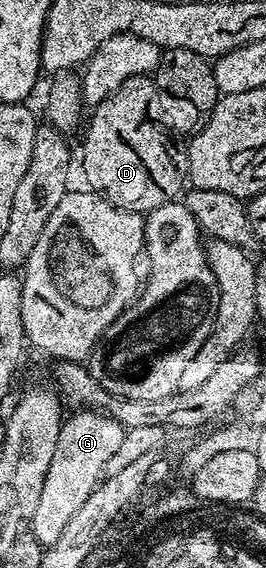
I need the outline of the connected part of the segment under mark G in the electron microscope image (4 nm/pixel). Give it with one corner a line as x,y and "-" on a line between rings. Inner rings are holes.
95,409
77,410
69,419
67,416
61,422
58,445
54,445
54,457
50,457
50,469
46,469
46,481
43,482
42,493
38,496
38,509
34,509
34,517
30,524
32,534
41,544
47,545
58,541
58,537
62,537
62,529
66,529
74,513
82,509
86,499
94,493
100,480
104,478
110,457
114,457
114,453
122,449
122,437
125,430
125,427
118,421
114,421
108,415

